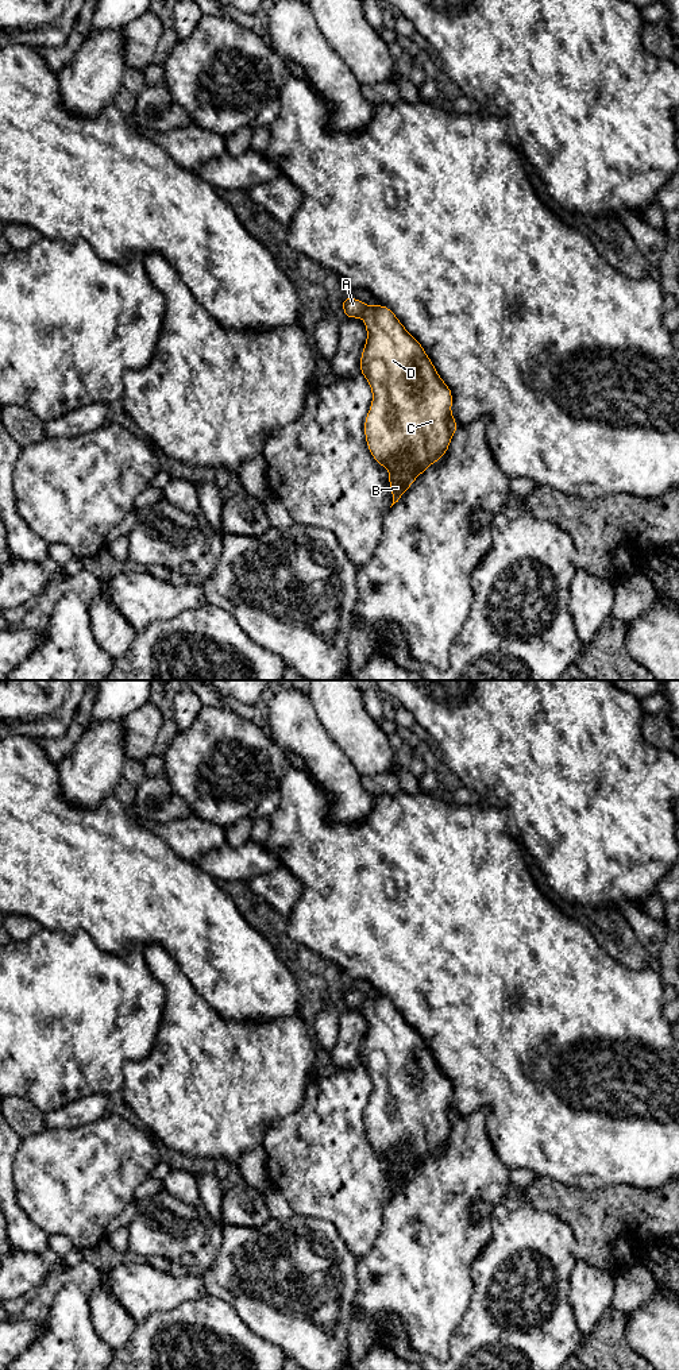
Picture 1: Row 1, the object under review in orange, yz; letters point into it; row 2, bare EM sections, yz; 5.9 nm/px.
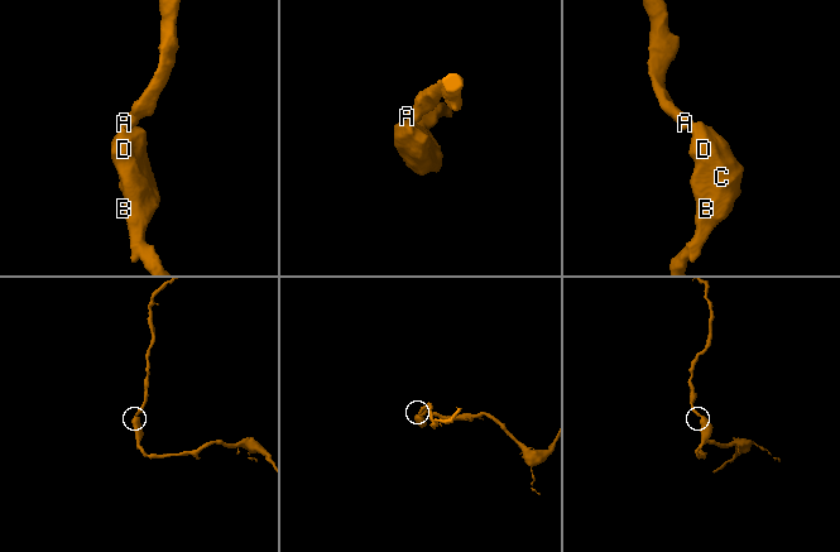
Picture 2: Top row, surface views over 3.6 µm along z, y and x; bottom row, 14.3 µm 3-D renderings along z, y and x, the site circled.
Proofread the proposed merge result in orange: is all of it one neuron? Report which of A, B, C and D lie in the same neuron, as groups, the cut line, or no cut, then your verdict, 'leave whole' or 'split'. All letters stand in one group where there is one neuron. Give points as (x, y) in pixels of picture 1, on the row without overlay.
groups A B C D; cut none; leave whole

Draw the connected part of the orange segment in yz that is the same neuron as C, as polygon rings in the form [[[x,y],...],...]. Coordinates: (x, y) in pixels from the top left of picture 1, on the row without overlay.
[[[355,988],[342,991],[344,1008],[363,1008],[367,1033],[359,1062],[373,1081],[373,1093],[364,1109],[364,1128],[377,1154],[389,1161],[391,1197],[431,1155],[450,1139],[459,1115],[451,1105],[452,1081],[439,1068],[420,1033],[413,1029],[393,1002],[374,995],[369,997]]]

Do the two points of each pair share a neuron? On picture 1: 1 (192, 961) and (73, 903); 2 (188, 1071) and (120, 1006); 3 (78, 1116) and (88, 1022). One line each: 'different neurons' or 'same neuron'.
1: same neuron
2: different neurons
3: different neurons

